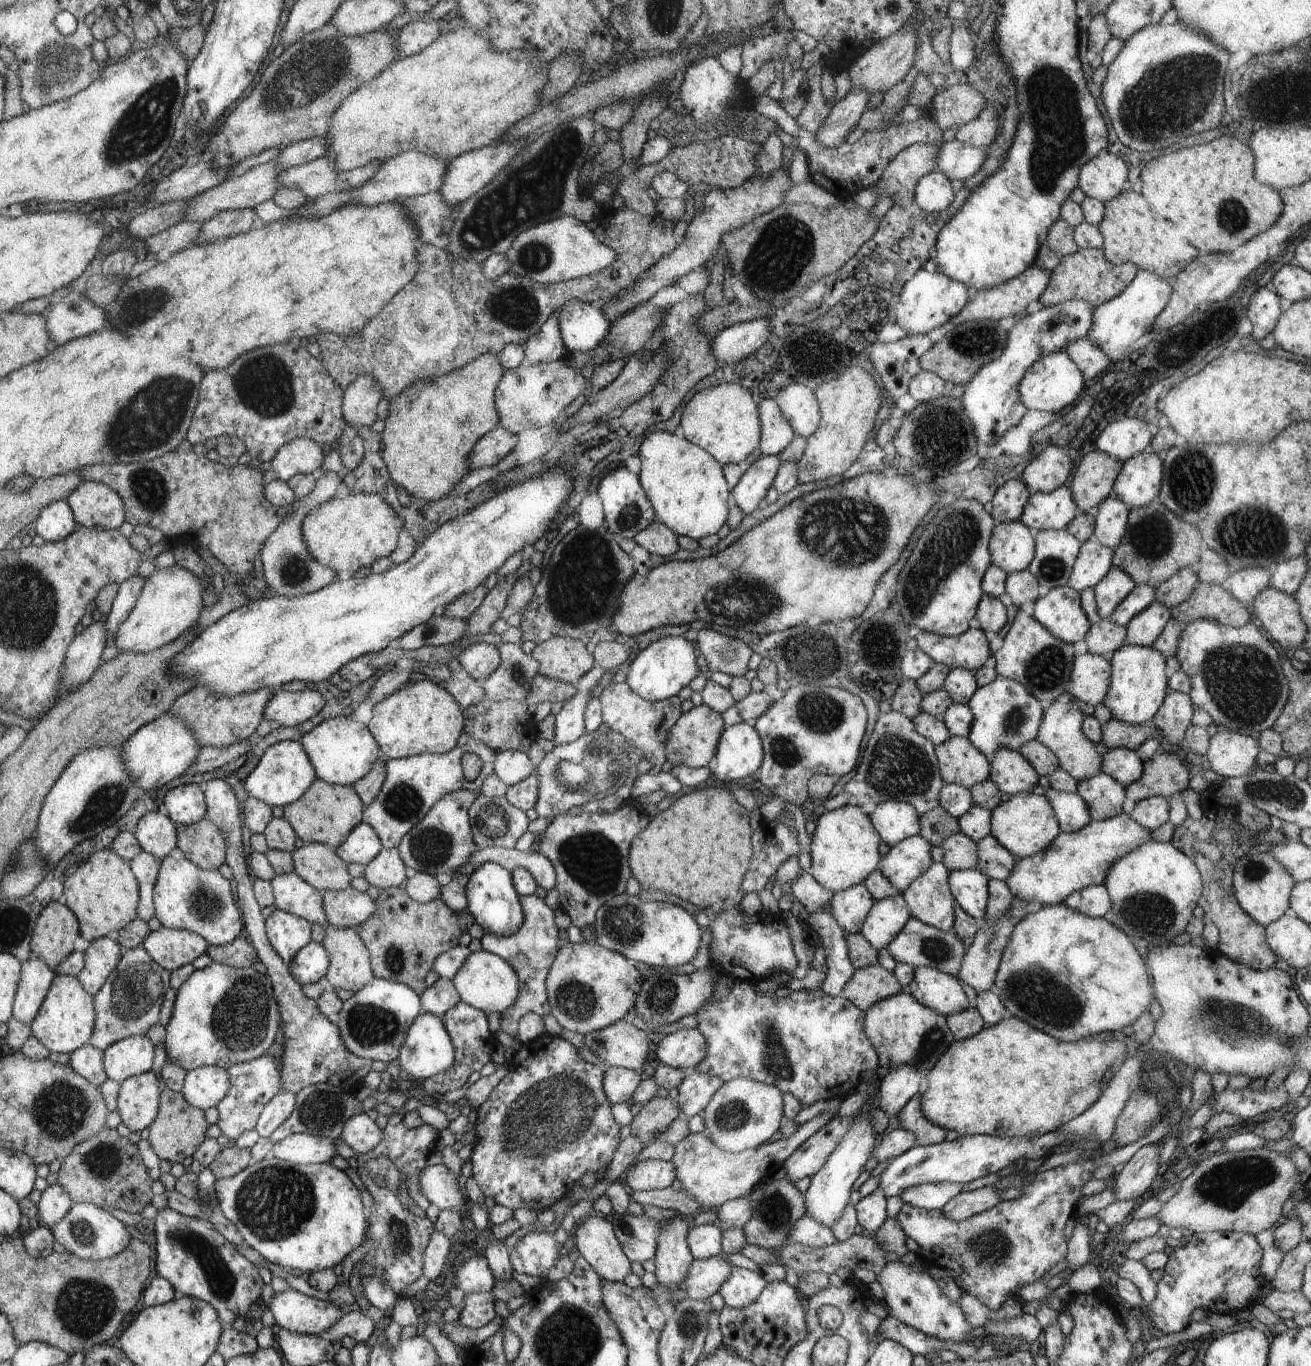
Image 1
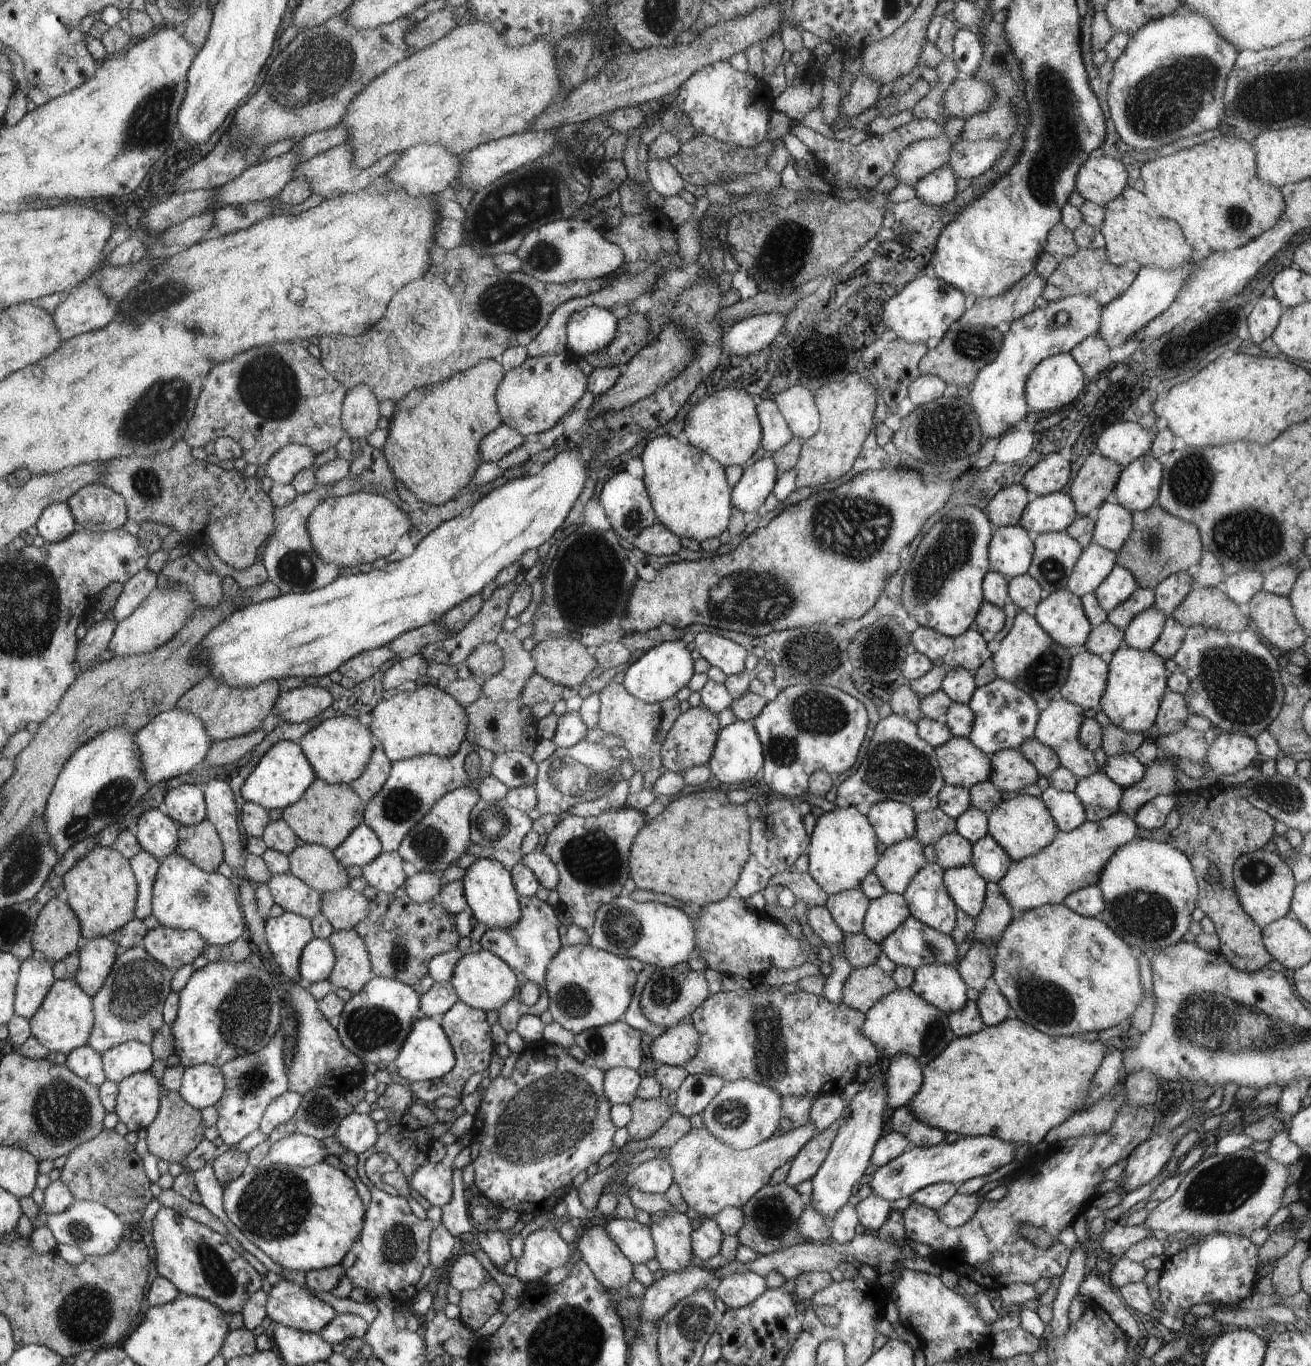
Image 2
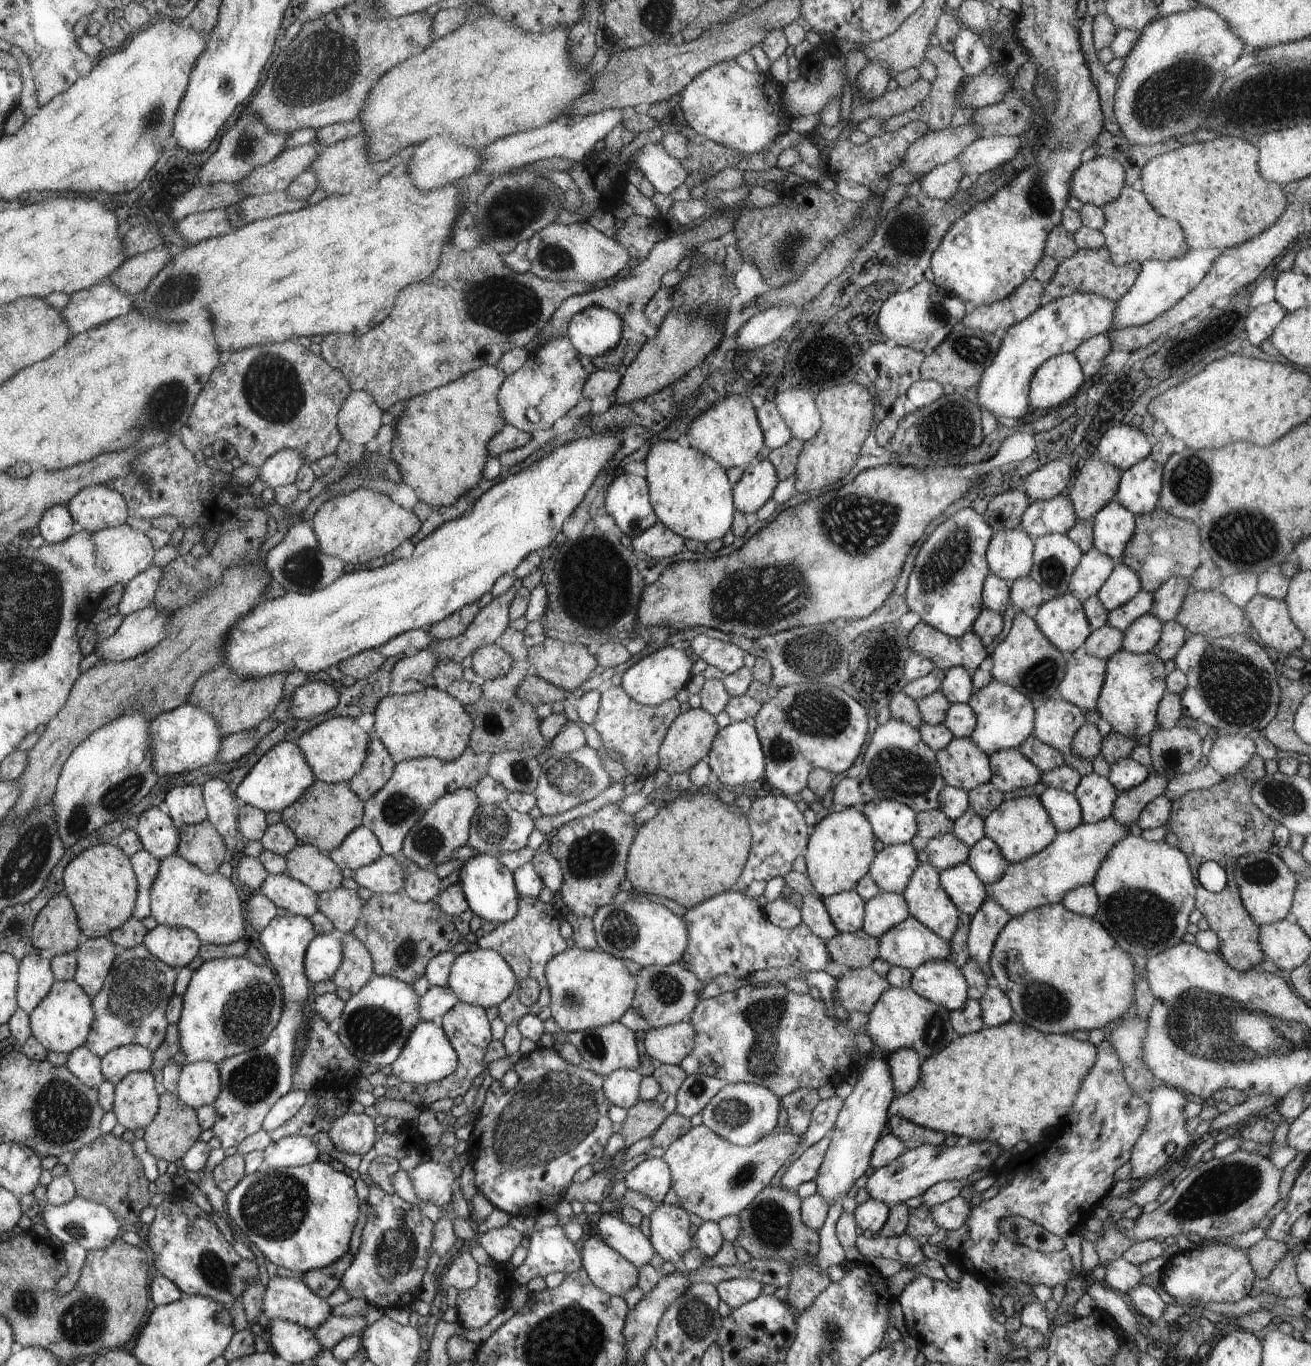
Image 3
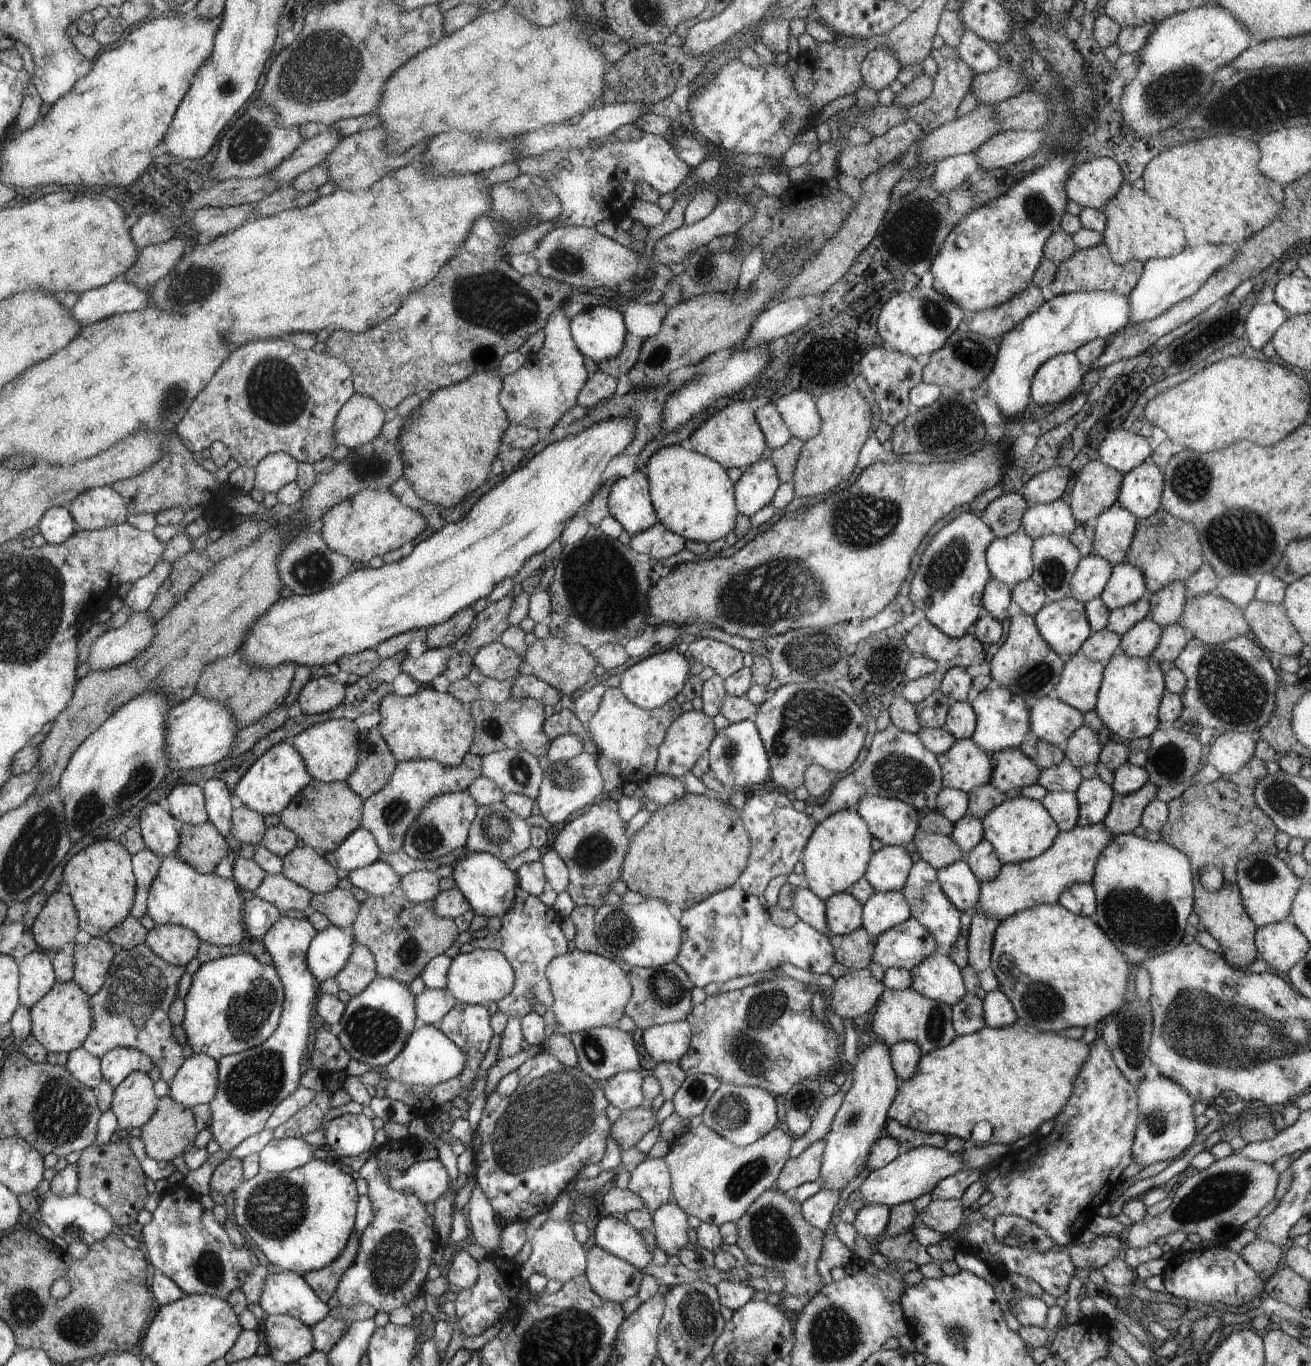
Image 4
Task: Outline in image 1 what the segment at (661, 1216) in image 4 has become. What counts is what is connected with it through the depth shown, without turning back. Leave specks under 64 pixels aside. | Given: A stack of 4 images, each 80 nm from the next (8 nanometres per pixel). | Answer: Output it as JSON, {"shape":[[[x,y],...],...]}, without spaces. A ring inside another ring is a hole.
{"shape":[[[680,1214],[668,1220],[667,1226],[659,1233],[658,1250],[655,1252],[655,1275],[657,1284],[664,1289],[676,1289],[687,1277],[692,1266],[692,1251],[688,1243],[688,1226]]]}

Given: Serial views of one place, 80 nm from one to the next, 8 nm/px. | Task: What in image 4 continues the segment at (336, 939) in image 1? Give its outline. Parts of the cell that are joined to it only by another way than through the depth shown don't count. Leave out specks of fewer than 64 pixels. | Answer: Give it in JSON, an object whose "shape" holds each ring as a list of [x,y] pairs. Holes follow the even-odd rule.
{"shape":[[[356,942],[348,964],[335,977],[336,984],[339,990],[344,990],[353,997],[368,988],[378,977],[376,968],[376,958],[370,949]]]}

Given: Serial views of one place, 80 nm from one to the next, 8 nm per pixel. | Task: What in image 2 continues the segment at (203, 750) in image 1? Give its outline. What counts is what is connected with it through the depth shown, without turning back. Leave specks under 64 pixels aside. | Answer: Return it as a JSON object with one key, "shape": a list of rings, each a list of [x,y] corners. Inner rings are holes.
{"shape":[[[260,728],[249,735],[234,737],[223,741],[214,741],[205,760],[201,762],[204,767],[218,767],[224,764],[232,764],[238,758],[242,758],[246,753],[264,740],[265,732]]]}

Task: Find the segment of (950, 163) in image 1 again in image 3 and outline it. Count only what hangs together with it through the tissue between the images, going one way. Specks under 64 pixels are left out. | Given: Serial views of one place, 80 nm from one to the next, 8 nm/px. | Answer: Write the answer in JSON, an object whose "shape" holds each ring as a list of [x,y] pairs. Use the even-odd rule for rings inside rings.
{"shape":[[[1000,135],[978,137],[957,156],[962,172],[976,177],[1011,161],[1023,143],[1022,136]]]}

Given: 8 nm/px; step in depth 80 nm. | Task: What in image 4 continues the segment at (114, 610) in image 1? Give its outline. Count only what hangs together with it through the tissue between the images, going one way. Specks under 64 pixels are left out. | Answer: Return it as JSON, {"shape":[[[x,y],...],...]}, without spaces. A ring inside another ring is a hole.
{"shape":[[[158,561],[157,566],[152,572],[133,582],[132,587],[122,599],[123,606],[127,606],[134,613],[148,611],[156,591],[166,578],[168,578],[172,570],[171,564],[166,561]]]}

